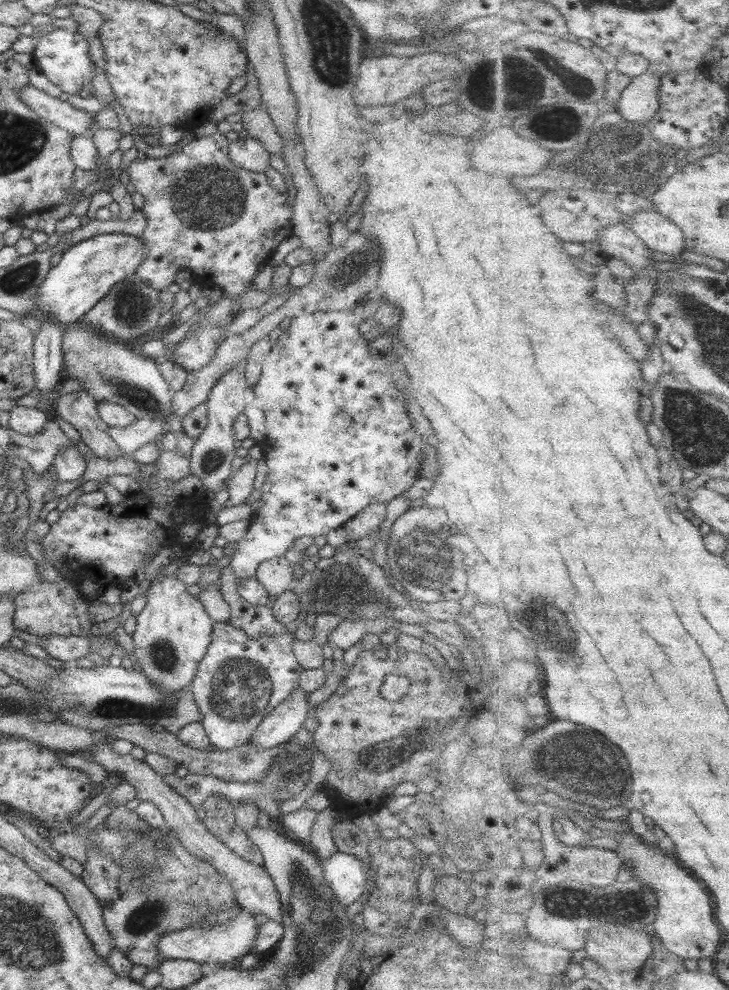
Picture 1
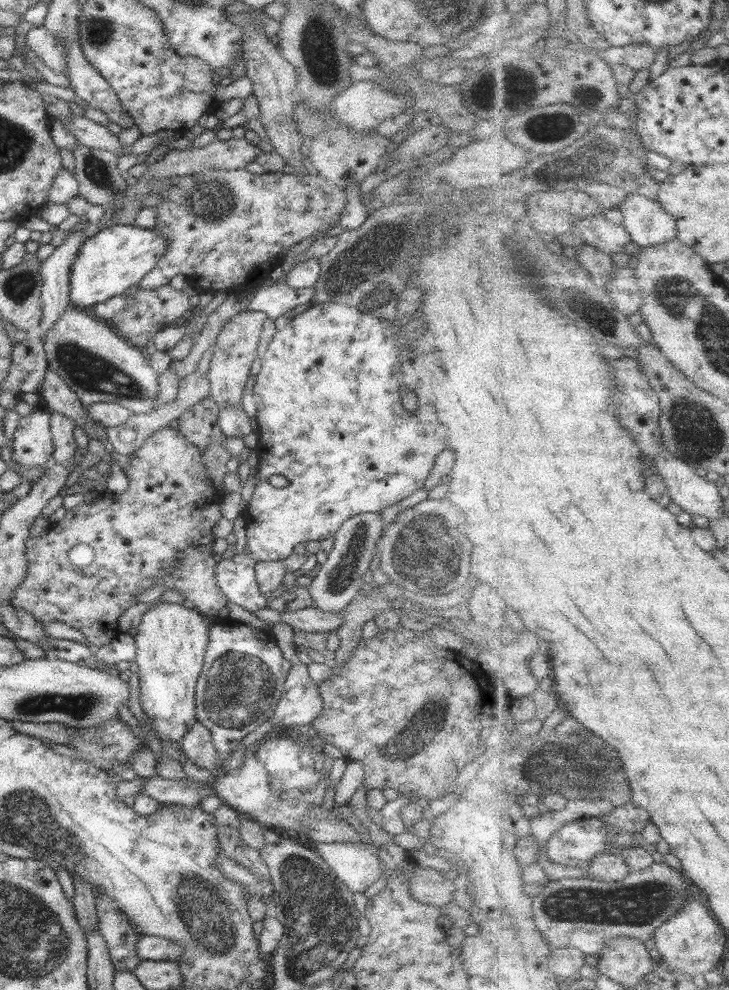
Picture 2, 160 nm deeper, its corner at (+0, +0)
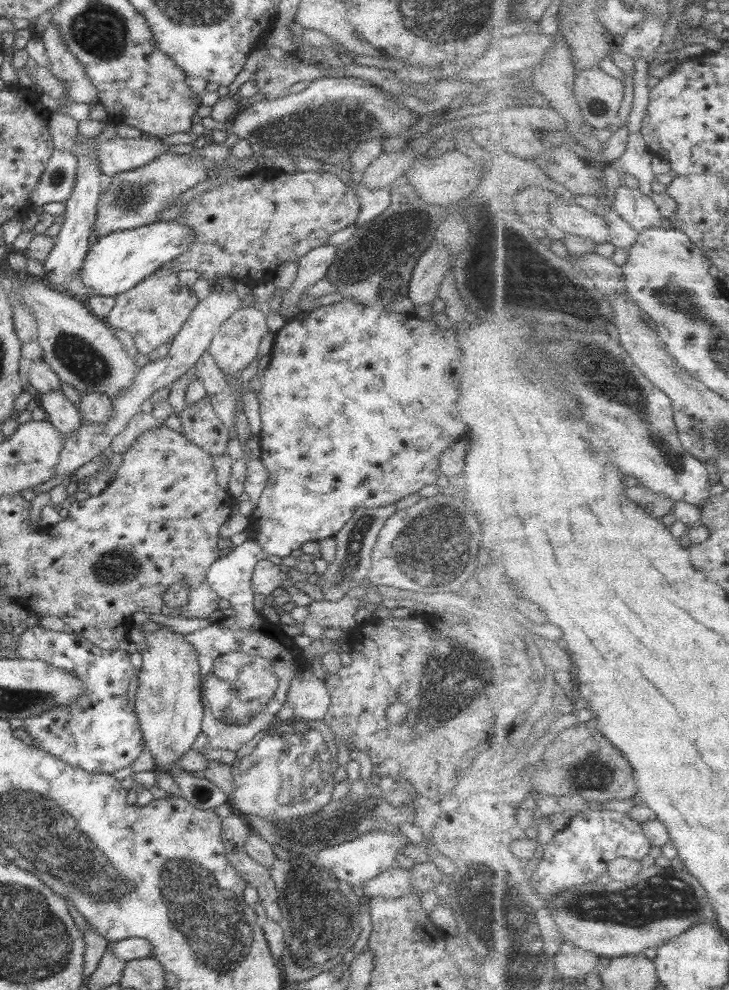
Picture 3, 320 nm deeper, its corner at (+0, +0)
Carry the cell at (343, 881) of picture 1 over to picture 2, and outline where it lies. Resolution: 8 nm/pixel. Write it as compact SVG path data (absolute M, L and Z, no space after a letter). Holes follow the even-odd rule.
M368 840L361 843L317 843L313 851L353 894L363 893L384 871L379 864L377 849L368 845Z

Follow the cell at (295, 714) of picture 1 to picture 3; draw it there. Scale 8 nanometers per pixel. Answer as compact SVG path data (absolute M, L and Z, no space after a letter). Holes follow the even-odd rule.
M303 665L289 681L286 701L297 719L321 721L330 705L329 694L324 682L317 679L311 671L305 671Z

